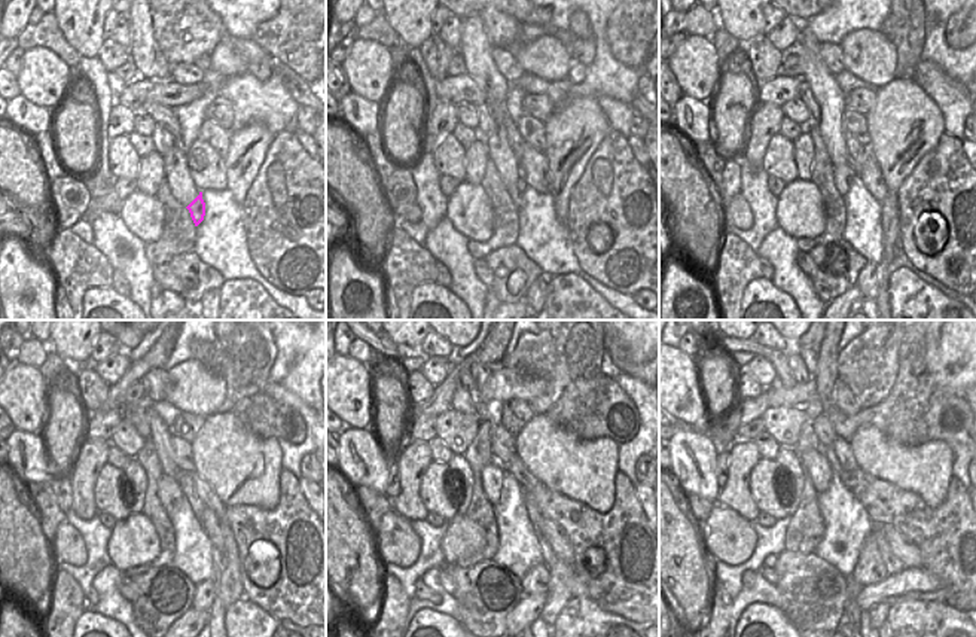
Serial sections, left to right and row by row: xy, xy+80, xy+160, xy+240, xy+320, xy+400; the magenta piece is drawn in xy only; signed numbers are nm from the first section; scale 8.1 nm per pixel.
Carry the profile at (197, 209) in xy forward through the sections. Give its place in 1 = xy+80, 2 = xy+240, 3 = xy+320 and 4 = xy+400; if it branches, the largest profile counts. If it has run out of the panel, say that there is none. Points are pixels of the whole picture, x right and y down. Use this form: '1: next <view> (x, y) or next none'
1: next xy+80 (517, 191)
2: next xy+240 (170, 494)
3: next xy+320 (493, 474)
4: next xy+400 (816, 465)

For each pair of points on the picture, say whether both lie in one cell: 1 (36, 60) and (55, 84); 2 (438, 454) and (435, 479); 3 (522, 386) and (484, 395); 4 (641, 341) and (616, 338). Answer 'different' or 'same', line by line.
1: same
2: different
3: same
4: same

